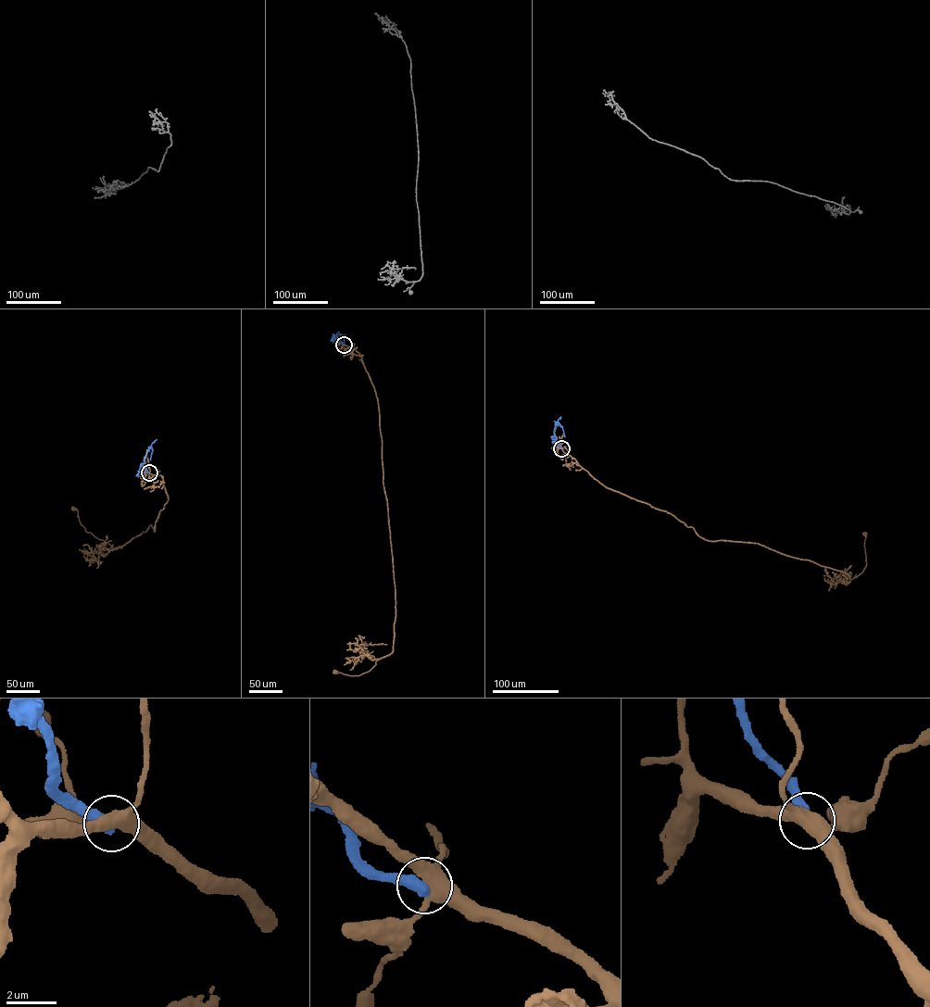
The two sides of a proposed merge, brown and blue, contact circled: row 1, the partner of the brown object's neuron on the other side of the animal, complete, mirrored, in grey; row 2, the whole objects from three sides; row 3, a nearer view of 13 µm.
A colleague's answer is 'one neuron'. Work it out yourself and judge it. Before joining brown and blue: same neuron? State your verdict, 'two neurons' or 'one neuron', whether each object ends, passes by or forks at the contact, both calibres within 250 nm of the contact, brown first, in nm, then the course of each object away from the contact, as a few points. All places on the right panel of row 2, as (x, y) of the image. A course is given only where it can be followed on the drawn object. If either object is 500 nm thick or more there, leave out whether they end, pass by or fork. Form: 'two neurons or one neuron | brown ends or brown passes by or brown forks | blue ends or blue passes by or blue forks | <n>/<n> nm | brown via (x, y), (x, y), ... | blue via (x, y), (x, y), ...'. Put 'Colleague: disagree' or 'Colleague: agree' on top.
Colleague: disagree
two neurons | 480/550 nm | brown via (561, 448), (606, 486), (670, 513), (706, 540), (759, 543), (843, 572), (851, 579), (866, 565), (864, 534) | blue via (561, 448), (554, 434), (558, 421), (565, 436)

